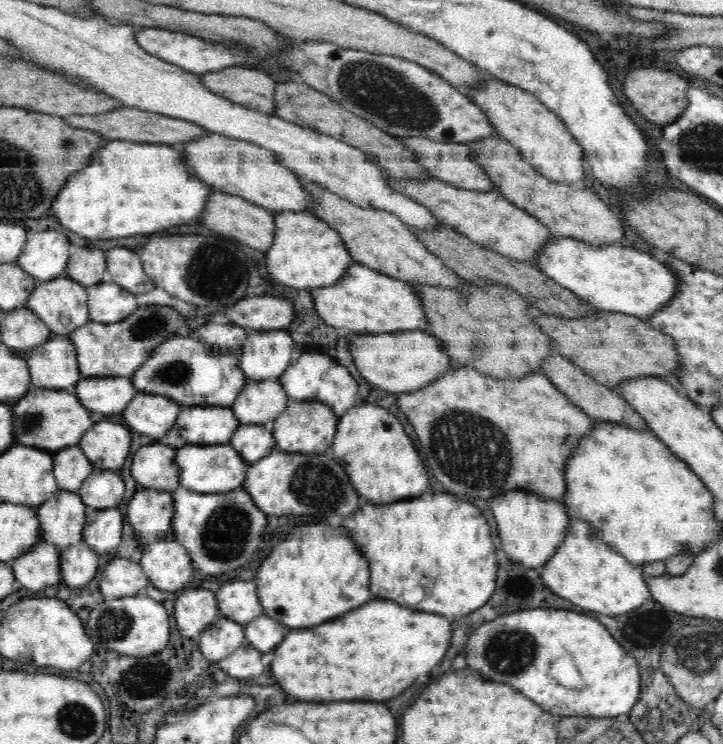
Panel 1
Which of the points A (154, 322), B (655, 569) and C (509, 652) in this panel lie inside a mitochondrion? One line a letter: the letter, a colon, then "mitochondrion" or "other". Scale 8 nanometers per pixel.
A: mitochondrion
B: other
C: mitochondrion

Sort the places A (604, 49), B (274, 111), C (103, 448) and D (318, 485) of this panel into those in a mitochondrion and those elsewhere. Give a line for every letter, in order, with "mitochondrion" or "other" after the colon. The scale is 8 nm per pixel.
A: other
B: other
C: other
D: mitochondrion

